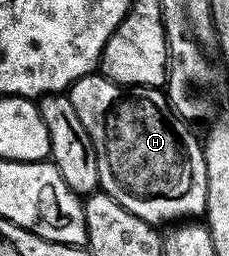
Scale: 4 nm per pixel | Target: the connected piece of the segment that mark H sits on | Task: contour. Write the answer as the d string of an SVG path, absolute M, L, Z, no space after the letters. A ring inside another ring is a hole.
M92 74L81 78L72 84L69 95L73 102L73 110L77 110L77 118L81 118L81 123L89 134L93 142L93 150L97 154L97 174L99 175L99 188L106 192L108 196L115 199L121 206L125 206L127 212L131 212L137 218L141 218L147 224L160 226L166 220L170 222L183 222L188 218L199 218L207 210L207 175L205 174L205 158L203 157L203 146L199 138L195 138L190 132L188 121L183 120L171 108L171 103L167 101L167 93L163 88L133 88L121 84L114 84L102 74Z

